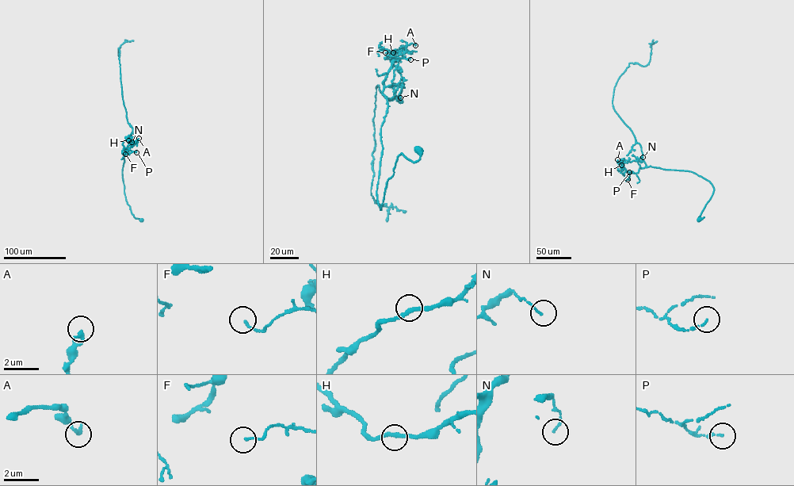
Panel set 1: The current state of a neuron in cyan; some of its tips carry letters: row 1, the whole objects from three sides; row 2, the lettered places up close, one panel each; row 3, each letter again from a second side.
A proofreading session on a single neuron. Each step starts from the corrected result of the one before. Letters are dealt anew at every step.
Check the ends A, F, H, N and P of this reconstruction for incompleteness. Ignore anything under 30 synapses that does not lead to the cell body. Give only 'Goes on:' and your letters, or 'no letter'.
Goes on: no letter

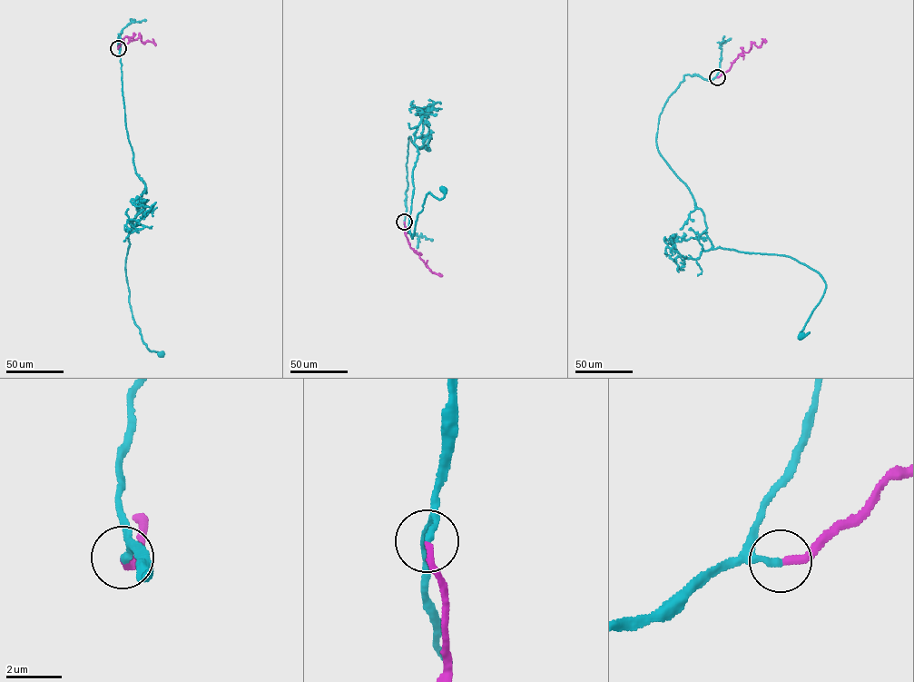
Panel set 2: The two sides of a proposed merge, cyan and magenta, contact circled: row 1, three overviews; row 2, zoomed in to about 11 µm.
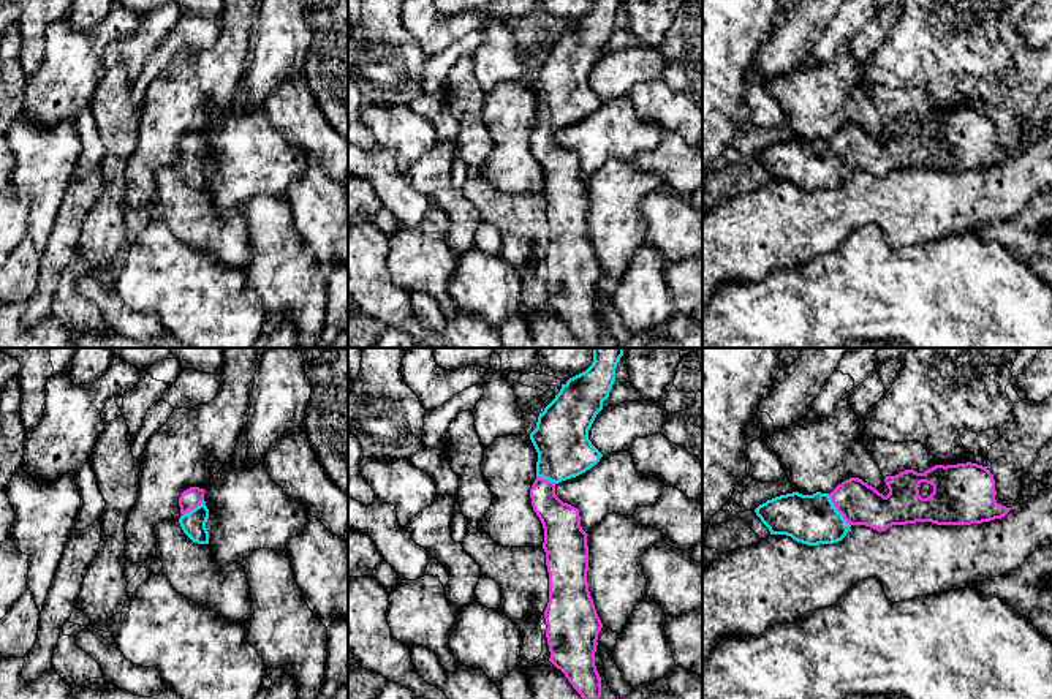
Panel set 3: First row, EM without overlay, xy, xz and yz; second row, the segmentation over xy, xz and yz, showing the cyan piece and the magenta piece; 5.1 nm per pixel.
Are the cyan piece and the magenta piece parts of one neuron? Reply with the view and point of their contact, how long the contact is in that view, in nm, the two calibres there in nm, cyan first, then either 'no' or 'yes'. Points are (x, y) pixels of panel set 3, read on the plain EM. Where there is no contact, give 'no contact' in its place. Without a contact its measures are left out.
contact yz (836, 155); length 200 nm; calibres 260 and 220 nm; yes

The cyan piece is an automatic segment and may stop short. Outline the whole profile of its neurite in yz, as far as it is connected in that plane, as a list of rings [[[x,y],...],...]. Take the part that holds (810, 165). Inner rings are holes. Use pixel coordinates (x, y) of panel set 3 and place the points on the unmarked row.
[[[978,109],[935,111],[924,119],[914,115],[886,122],[889,139],[884,142],[875,133],[859,123],[850,123],[838,130],[831,139],[816,138],[802,141],[786,139],[759,150],[755,158],[769,174],[770,180],[786,180],[794,187],[818,191],[842,187],[851,171],[865,171],[884,177],[892,171],[932,168],[937,171],[971,171],[1005,163],[1012,153],[995,145],[995,125],[987,112]],[[927,128],[933,138],[922,144],[919,130]]]

